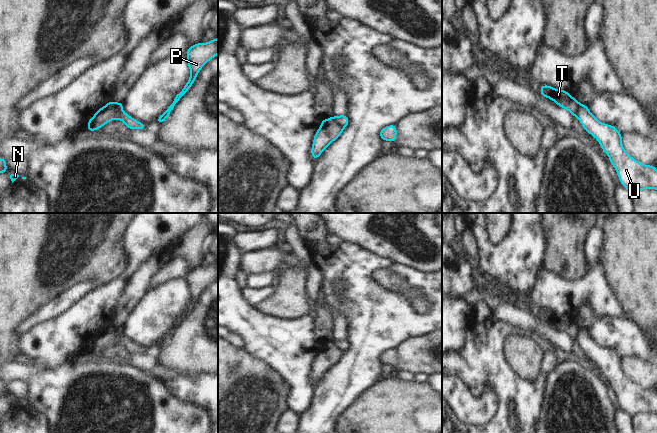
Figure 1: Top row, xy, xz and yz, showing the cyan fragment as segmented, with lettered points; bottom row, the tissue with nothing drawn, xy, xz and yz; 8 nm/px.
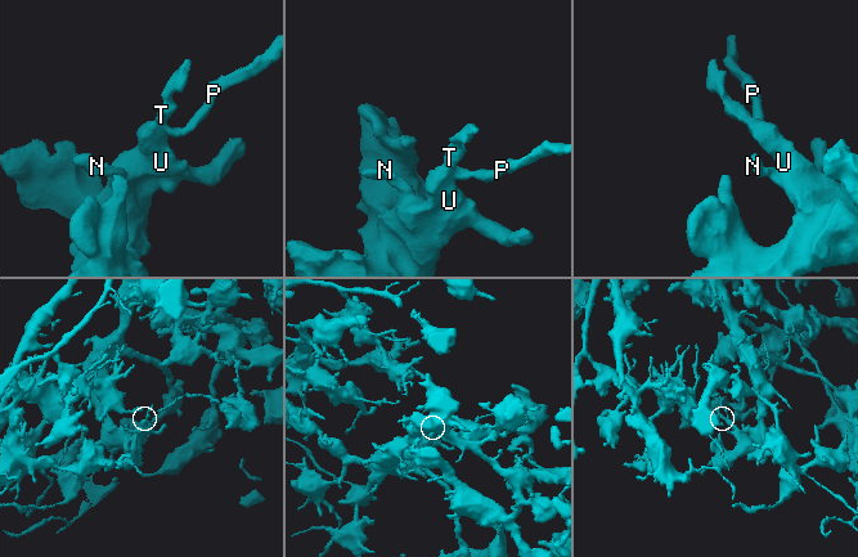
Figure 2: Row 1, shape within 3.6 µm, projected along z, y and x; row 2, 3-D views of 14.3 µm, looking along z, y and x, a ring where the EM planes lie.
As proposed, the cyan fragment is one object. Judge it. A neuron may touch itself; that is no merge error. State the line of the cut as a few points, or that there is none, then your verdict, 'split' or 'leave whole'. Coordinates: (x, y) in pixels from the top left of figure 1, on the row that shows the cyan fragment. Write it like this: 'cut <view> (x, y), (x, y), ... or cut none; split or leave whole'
cut xy (113, 102), (113, 107), (119, 118); split

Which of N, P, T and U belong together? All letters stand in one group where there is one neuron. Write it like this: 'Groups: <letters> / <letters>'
Groups: N U / P T

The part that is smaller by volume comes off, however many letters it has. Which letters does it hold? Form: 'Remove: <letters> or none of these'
Remove: P, T

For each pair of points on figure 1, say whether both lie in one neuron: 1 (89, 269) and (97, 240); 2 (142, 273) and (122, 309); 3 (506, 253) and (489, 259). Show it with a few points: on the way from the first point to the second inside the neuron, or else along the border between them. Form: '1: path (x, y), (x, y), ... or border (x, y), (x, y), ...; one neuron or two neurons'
1: path (89, 262), (90, 247); one neuron
2: path (140, 282), (128, 300); one neuron
3: path (502, 257), (500, 259), (493, 259); one neuron

